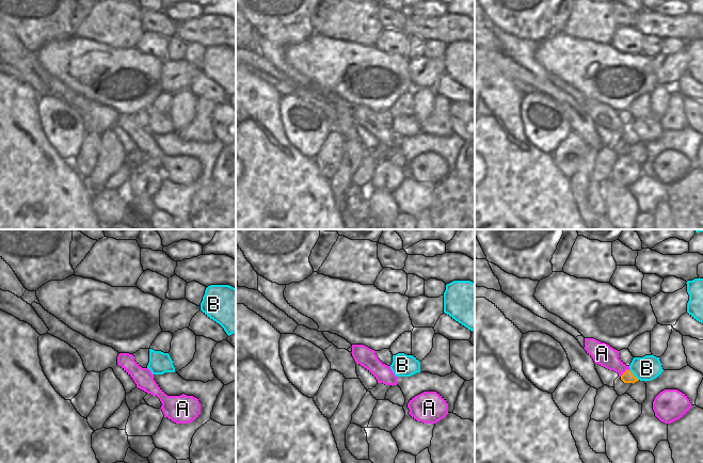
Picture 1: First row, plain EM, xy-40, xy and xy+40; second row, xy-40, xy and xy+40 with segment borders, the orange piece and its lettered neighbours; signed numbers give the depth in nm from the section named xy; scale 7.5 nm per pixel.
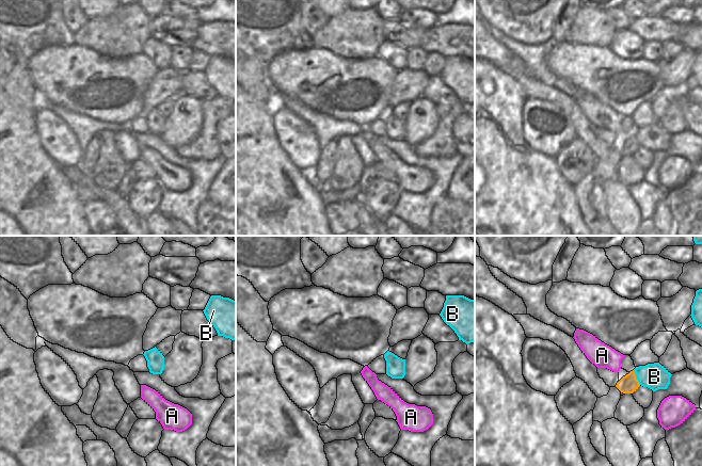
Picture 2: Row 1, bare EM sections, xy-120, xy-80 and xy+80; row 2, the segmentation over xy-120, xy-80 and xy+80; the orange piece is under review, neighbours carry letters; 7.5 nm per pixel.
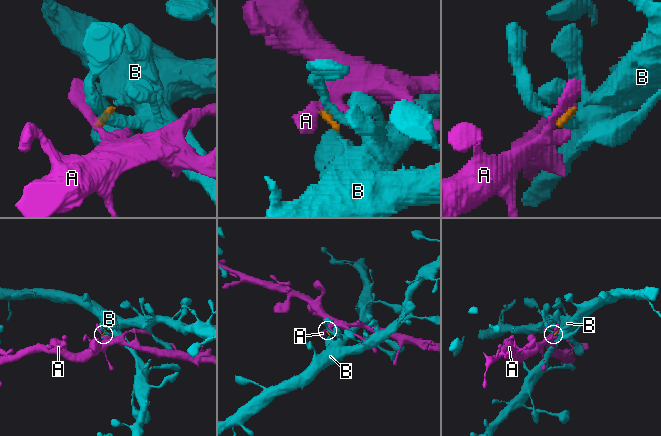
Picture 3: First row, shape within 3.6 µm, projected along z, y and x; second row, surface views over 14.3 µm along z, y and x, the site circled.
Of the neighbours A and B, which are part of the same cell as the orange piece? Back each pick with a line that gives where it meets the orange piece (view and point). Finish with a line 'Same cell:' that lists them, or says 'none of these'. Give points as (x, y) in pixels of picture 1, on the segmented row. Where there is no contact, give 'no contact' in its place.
Same cell: none of these

